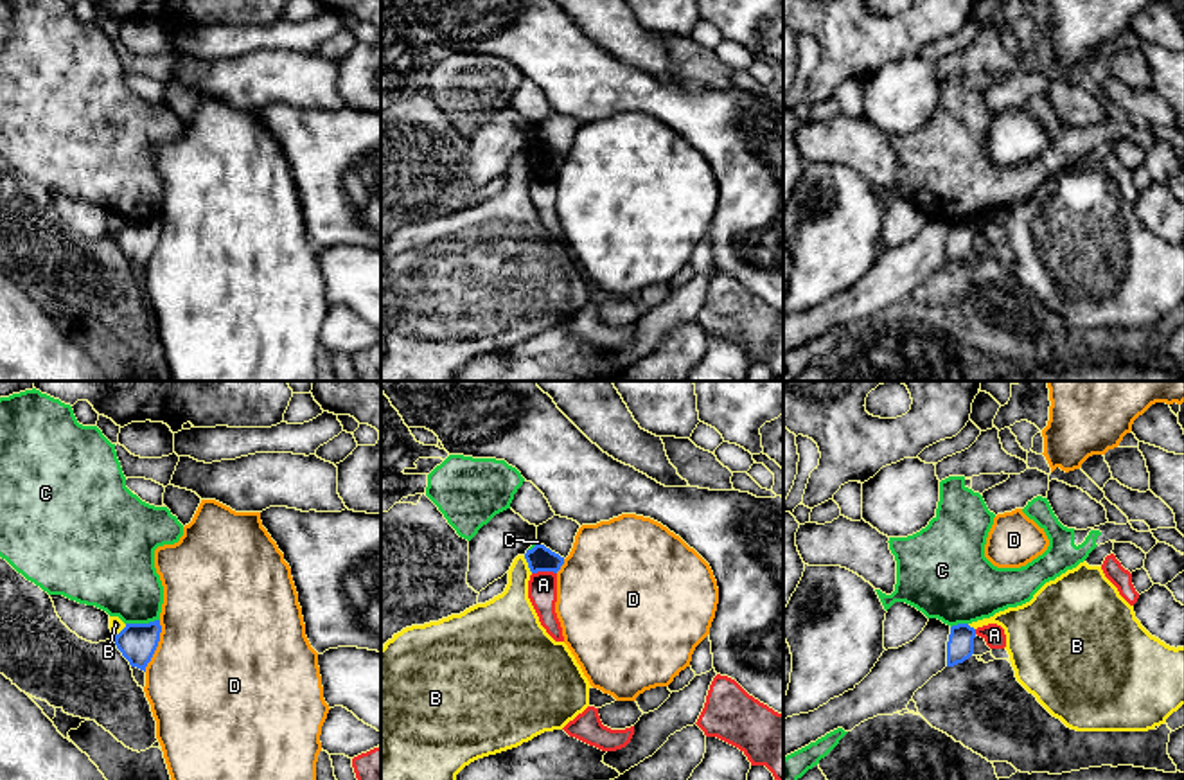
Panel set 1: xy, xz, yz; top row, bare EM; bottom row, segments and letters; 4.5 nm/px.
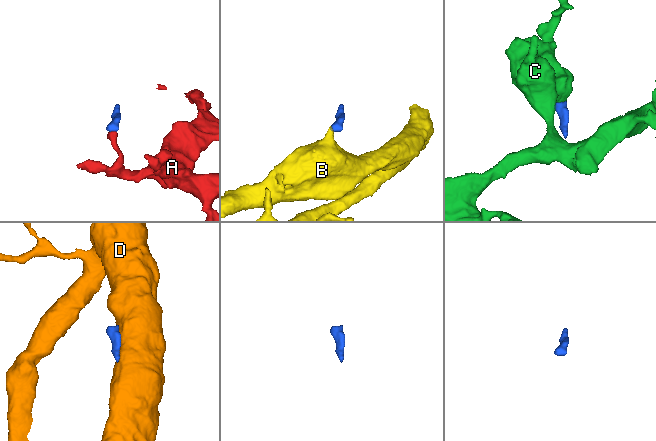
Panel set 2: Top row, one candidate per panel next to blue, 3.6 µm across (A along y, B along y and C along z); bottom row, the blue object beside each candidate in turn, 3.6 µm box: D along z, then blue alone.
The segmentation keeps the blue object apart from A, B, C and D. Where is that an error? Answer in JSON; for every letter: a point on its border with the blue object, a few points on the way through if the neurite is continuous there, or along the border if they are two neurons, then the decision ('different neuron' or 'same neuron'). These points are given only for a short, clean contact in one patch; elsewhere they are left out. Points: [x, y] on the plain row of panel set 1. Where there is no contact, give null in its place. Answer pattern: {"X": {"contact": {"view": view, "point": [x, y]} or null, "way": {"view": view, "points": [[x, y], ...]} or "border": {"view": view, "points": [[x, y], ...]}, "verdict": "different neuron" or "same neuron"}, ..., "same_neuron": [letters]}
{"A": {"contact": {"view": "xz", "point": [543, 168]}, "border": {"view": "xz", "points": [[556, 169], [532, 171]]}, "verdict": "different neuron"}, "B": {"contact": {"view": "xz", "point": [529, 162]}, "border": {"view": "xz", "points": [[523, 153], [532, 169]]}, "verdict": "different neuron"}, "C": {"contact": {"view": "xy", "point": [142, 221]}, "verdict": "different neuron"}, "D": {"contact": {"view": "xy", "point": [157, 243]}, "verdict": "different neuron"}, "same_neuron": []}

